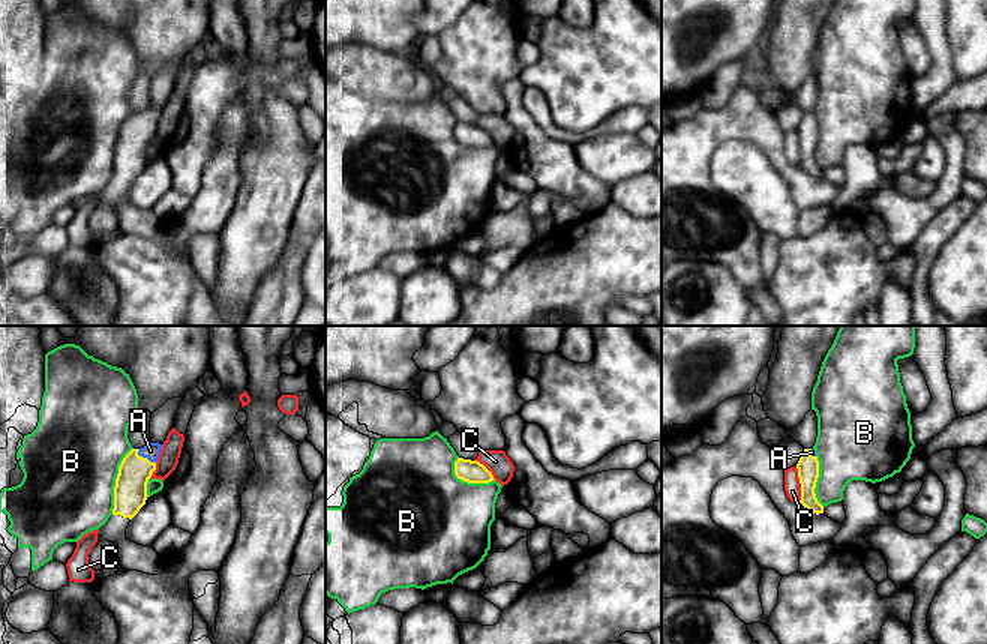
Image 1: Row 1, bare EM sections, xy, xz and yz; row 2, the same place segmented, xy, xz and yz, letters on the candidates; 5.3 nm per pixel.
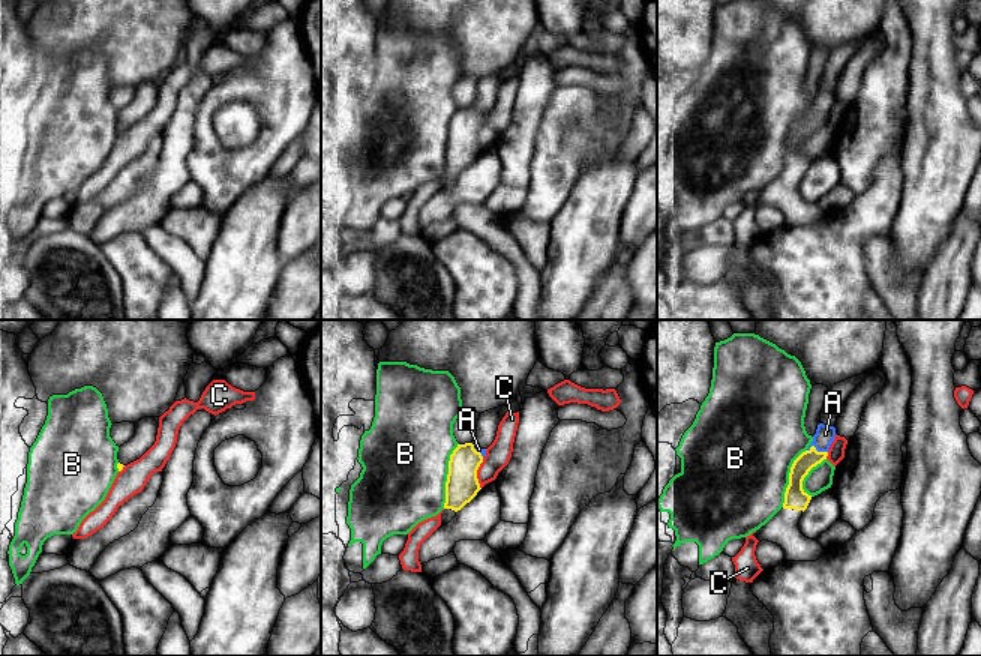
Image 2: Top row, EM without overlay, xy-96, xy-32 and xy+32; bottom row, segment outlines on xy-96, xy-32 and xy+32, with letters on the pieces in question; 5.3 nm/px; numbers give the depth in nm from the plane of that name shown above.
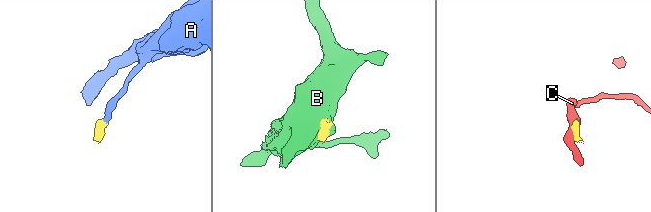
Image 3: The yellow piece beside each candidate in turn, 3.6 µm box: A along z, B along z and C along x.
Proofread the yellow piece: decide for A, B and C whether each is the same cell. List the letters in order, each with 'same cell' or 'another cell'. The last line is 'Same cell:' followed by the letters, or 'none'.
A: same cell
B: another cell
C: another cell
Same cell: A

